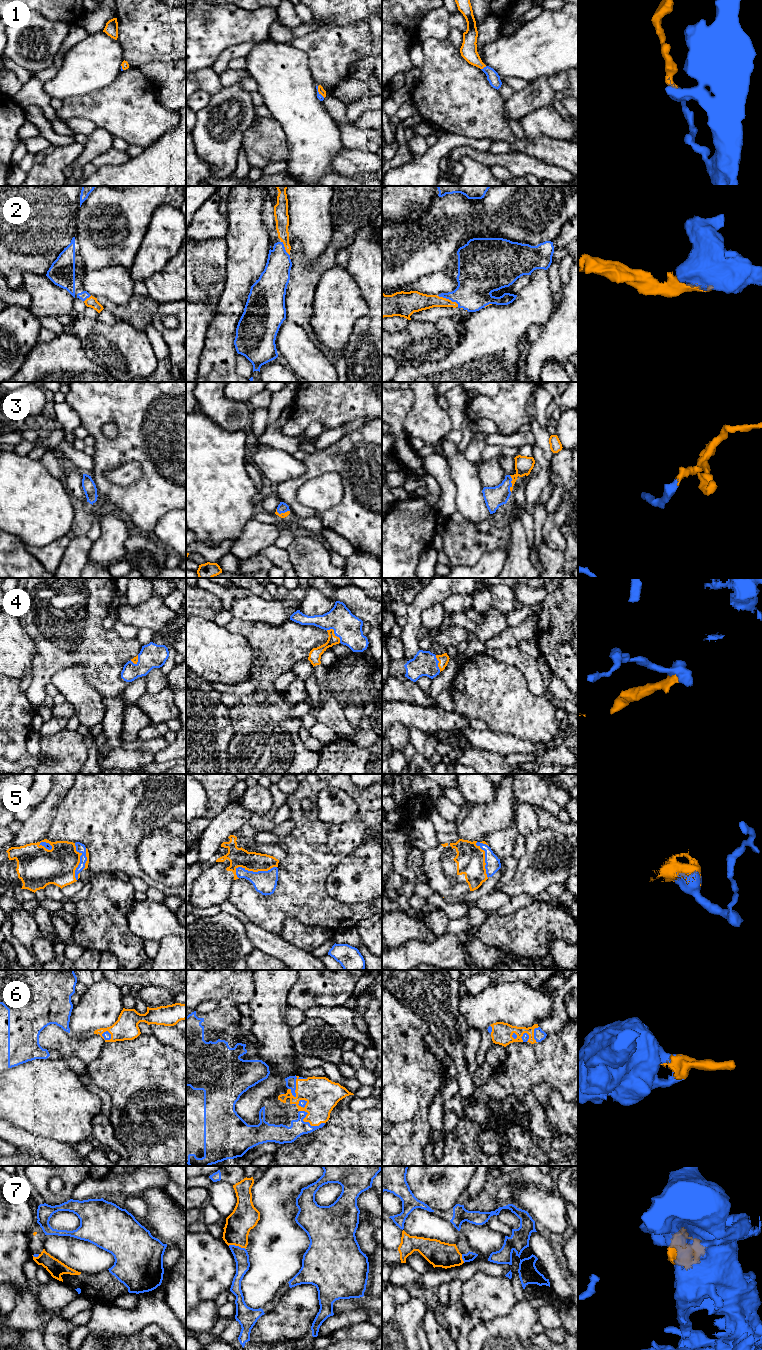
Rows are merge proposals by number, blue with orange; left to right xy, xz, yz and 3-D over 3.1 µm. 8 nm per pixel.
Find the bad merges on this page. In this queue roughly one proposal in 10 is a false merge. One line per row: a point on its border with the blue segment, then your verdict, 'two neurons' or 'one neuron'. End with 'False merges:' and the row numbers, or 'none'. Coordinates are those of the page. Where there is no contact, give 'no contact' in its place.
1: meets blue in yz at (484, 67); one neuron
2: meets blue in yz at (449, 299); one neuron
3: meets blue in yz at (511, 483); one neuron
4: meets blue in xz at (334, 633); one neuron
5: meets blue in xz at (252, 871); one neuron
6: meets blue in xz at (295, 1083); one neuron
7: meets blue in xz at (237, 1246); one neuron
False merges: none

